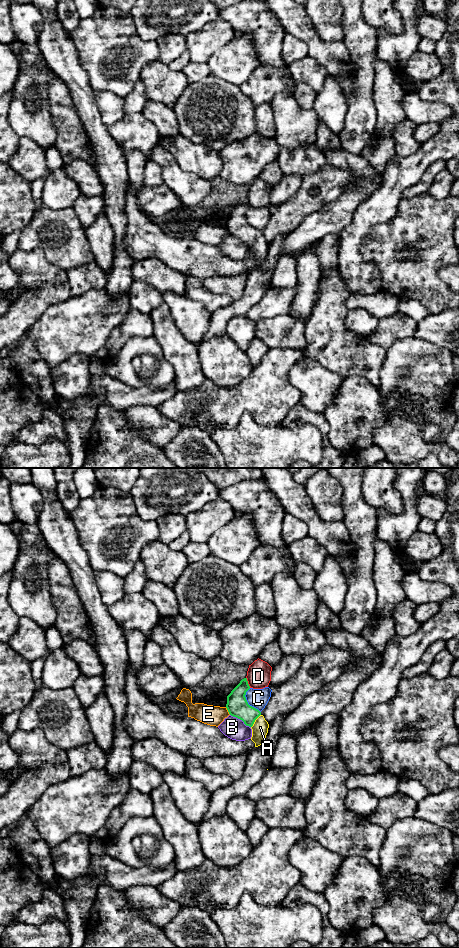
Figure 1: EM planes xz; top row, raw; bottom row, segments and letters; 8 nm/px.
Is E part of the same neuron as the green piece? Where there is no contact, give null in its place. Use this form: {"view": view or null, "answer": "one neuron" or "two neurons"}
{"view": "xz", "answer": "two neurons"}

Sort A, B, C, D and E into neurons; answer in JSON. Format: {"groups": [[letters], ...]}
{"groups": [["A"], ["B"], ["C"], ["D"], ["E"]]}

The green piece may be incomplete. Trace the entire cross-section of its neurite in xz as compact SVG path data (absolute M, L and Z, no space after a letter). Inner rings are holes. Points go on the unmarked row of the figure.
M247 198L242 199L227 216L226 228L231 236L242 240L252 249L251 260L258 267L266 258L269 244L258 229L248 224L245 215L249 209Z

